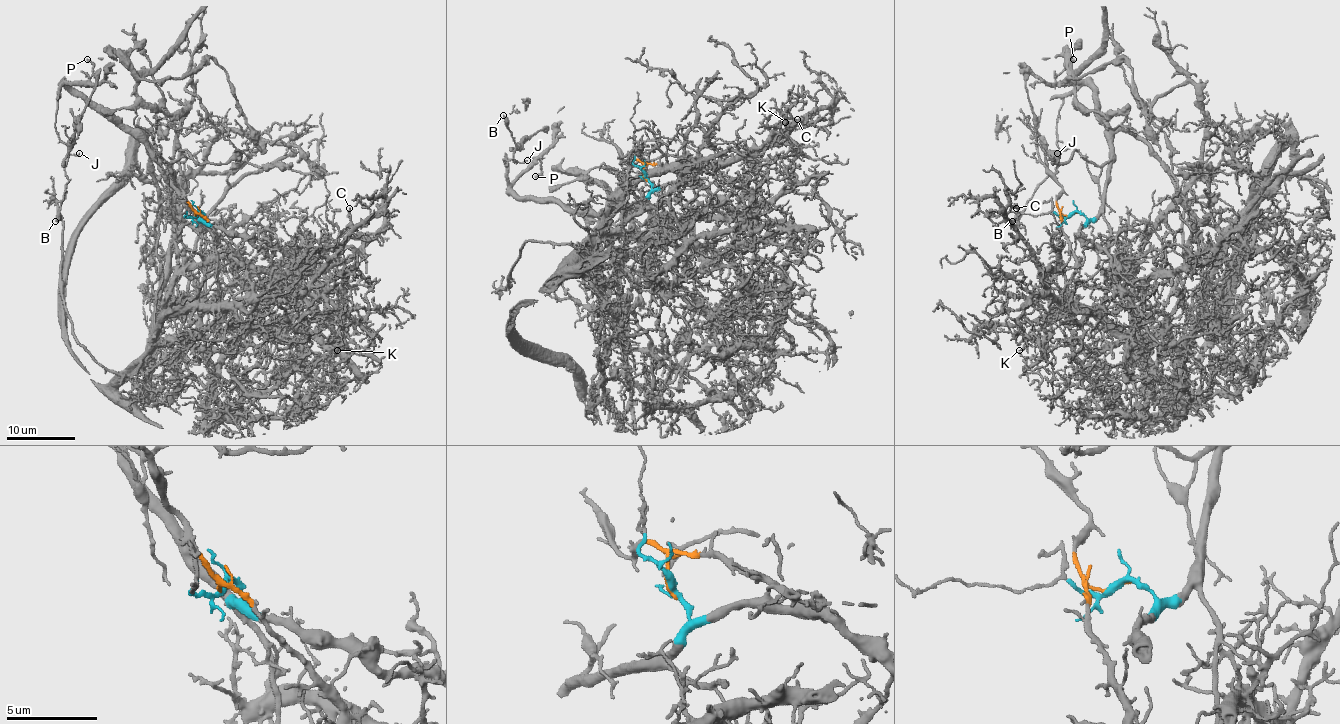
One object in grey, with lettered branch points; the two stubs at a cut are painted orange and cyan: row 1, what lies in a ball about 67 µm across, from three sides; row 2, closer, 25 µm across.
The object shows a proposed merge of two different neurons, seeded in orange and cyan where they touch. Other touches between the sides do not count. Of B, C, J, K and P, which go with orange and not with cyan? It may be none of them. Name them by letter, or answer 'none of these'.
C, K

